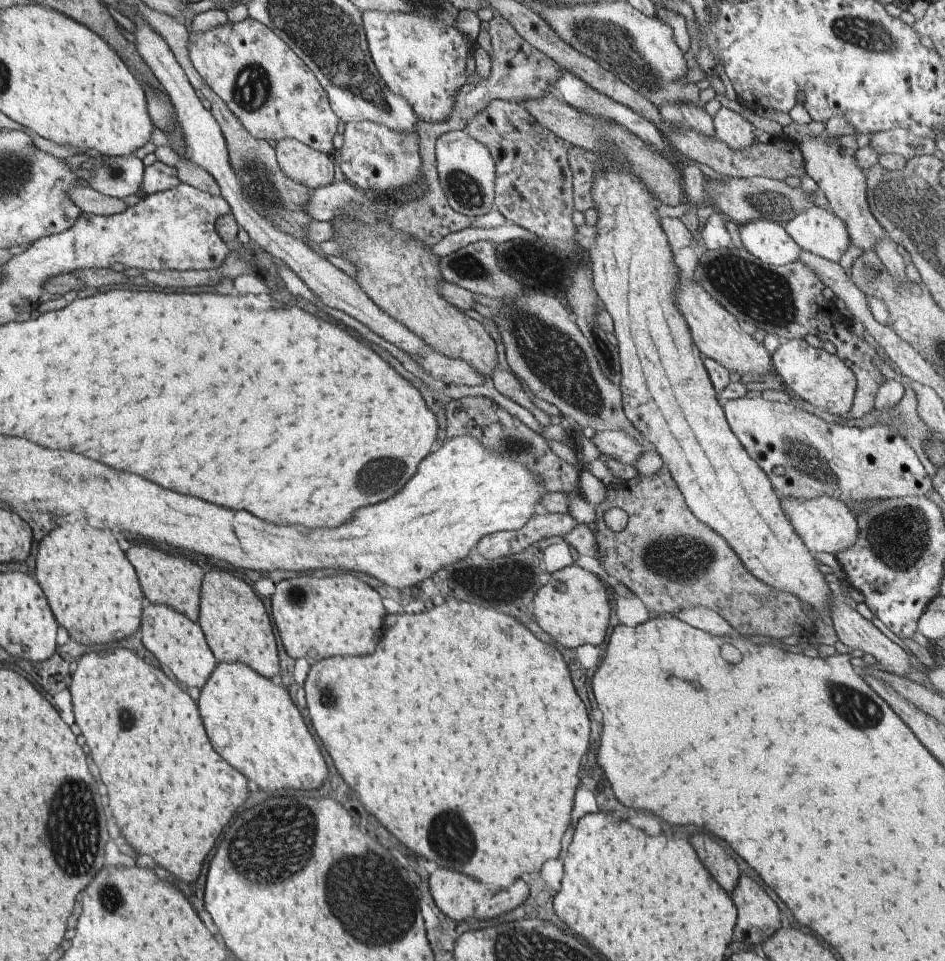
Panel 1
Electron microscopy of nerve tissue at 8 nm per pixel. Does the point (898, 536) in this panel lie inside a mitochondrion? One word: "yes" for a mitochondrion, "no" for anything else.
yes

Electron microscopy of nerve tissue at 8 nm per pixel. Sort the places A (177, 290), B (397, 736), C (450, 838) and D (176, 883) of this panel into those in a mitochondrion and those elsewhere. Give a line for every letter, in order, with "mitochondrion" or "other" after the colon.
A: other
B: other
C: mitochondrion
D: other

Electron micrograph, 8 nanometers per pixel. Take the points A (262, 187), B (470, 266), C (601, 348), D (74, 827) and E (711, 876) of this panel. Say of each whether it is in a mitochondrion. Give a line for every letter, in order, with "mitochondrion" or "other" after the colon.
A: mitochondrion
B: mitochondrion
C: mitochondrion
D: mitochondrion
E: other

